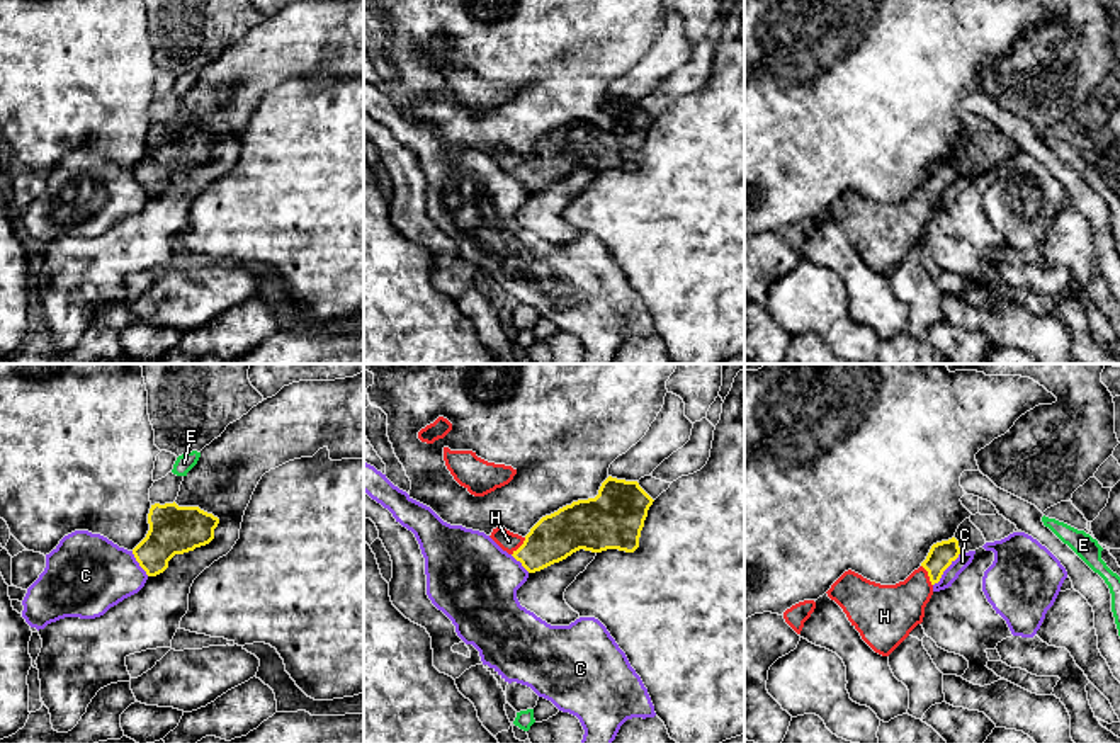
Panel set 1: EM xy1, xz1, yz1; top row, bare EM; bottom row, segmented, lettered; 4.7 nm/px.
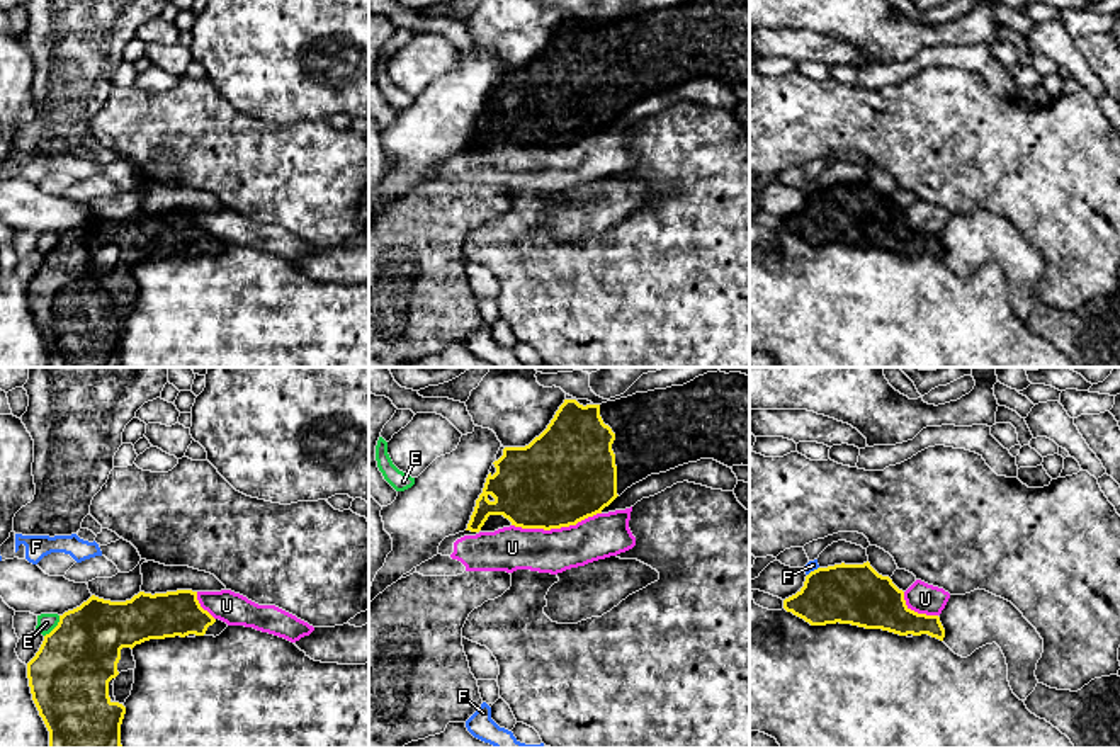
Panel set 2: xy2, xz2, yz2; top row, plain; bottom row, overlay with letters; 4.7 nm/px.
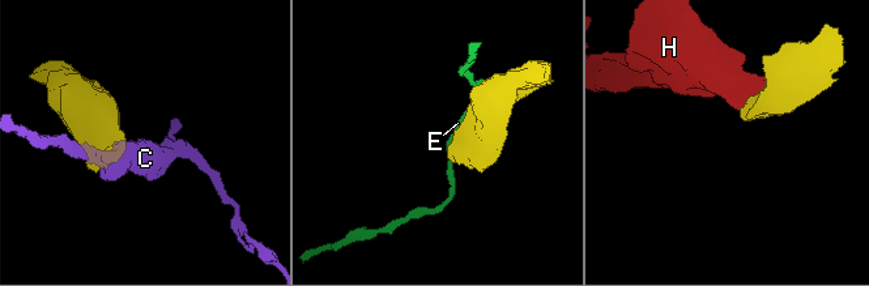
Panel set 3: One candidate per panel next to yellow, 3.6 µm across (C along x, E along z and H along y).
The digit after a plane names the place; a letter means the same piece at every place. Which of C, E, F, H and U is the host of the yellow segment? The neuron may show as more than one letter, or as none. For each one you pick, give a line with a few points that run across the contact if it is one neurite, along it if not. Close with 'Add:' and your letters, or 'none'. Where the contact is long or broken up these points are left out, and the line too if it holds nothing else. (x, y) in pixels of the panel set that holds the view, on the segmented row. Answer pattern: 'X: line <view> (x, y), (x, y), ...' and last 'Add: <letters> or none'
H: line yz1 (940, 556), (928, 575), (891, 612)
Add: H

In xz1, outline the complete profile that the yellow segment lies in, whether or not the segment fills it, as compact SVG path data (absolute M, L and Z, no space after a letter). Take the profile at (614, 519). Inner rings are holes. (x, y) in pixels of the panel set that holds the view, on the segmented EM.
M608 476L595 498L573 502L542 517L525 537L505 527L493 529L489 537L529 573L559 563L580 549L634 553L653 502L637 481Z

